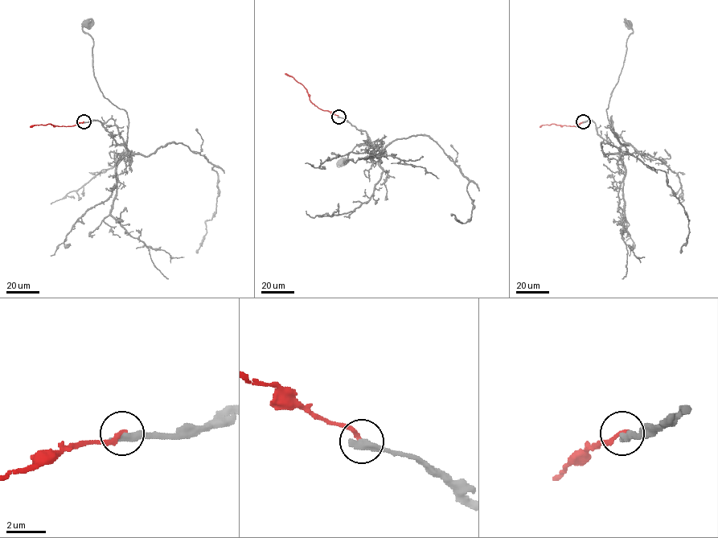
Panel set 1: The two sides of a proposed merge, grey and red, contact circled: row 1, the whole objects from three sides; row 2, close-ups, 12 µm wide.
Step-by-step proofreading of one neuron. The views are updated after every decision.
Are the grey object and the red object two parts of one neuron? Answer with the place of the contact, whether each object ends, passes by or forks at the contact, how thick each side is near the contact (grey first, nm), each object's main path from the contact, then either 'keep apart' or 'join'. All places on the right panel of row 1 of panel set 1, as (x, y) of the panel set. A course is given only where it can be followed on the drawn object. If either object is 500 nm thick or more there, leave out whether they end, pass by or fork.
(583, 121) | grey ends | red ends | 440/240 nm | grey via (583, 121), (592, 120), (597, 133), (621, 145), (606, 109), (633, 33), (628, 24) | red via (583, 121), (576, 126), (551, 124), (540, 126) | keep apart

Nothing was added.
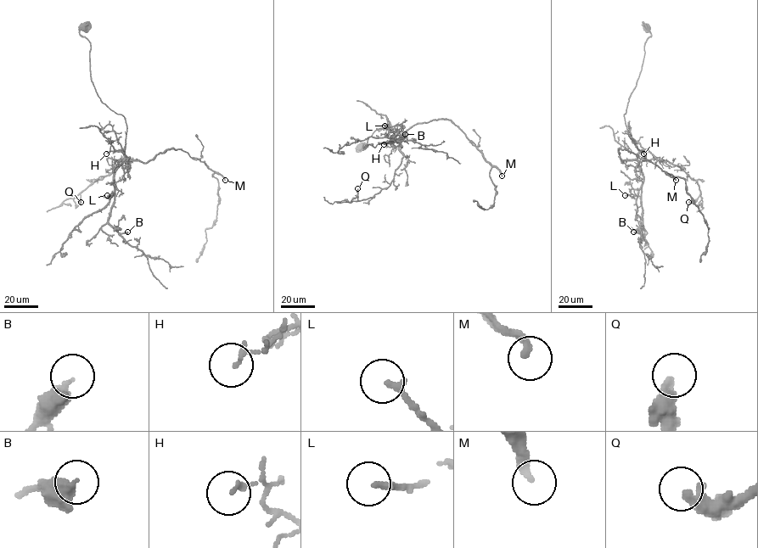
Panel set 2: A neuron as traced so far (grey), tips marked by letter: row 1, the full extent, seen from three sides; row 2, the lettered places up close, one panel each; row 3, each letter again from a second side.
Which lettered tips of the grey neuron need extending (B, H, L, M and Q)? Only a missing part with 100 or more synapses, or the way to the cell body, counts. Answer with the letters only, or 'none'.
M

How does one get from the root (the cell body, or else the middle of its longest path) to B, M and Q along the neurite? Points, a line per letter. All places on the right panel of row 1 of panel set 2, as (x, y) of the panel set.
B: (646, 28), (651, 36), (624, 114), (642, 176), (642, 224), (640, 233), (633, 232)
M: (646, 28), (651, 36), (624, 114), (638, 154), (622, 163), (619, 153), (626, 149), (676, 180)
Q: (646, 28), (651, 36), (624, 114), (627, 132), (638, 150), (679, 166), (697, 181), (699, 195), (688, 202)

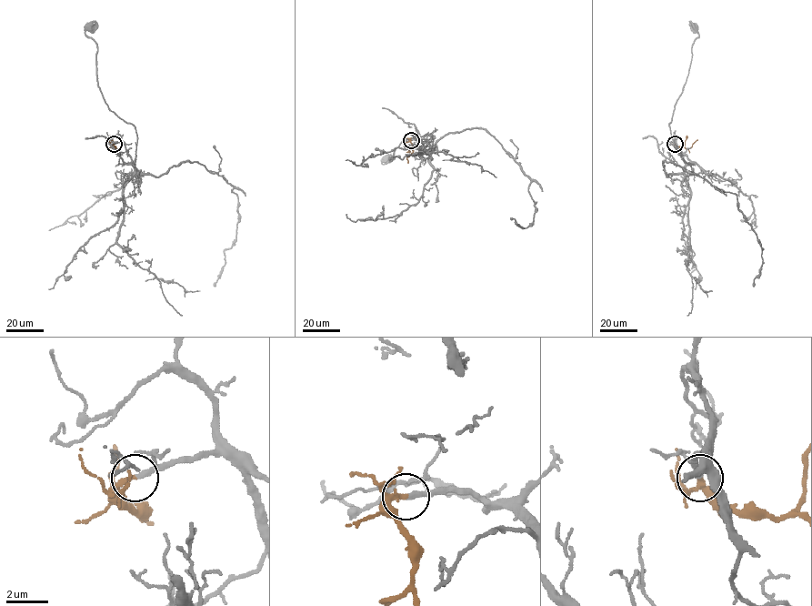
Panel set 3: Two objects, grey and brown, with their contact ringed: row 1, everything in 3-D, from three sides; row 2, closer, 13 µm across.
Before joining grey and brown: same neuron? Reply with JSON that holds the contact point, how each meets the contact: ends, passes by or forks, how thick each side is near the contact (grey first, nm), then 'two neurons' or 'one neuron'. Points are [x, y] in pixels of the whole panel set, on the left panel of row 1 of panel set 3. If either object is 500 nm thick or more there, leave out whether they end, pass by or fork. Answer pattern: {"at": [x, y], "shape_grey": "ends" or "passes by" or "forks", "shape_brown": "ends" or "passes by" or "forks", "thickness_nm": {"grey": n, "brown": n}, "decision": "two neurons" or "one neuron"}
{"at": [114, 144], "shape_grey": "ends", "shape_brown": "passes by", "thickness_nm": {"grey": 260, "brown": 170}, "decision": "one neuron"}

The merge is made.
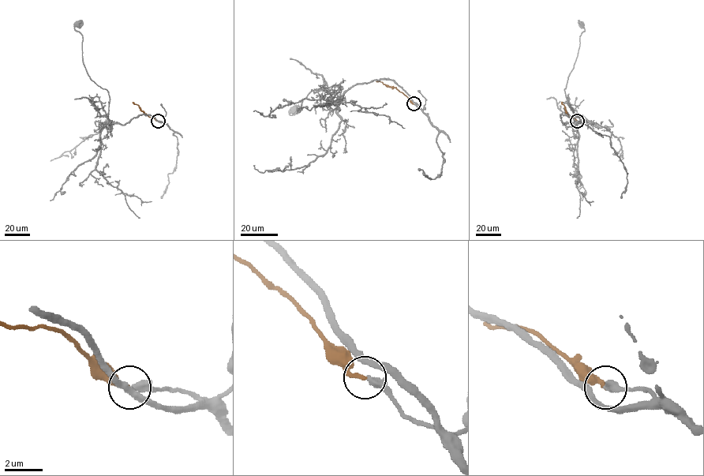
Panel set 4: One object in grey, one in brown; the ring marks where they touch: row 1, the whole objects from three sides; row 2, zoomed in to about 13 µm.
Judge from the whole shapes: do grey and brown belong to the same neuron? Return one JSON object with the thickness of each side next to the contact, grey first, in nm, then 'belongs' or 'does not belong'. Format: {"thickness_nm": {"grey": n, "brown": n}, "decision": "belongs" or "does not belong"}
{"thickness_nm": {"grey": 240, "brown": 200}, "decision": "belongs"}

